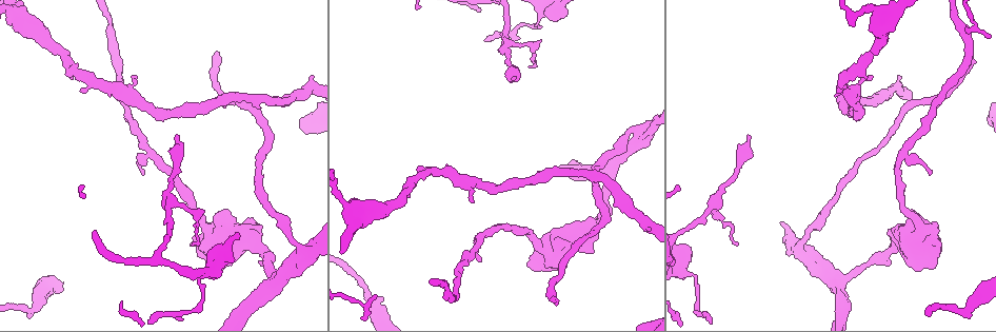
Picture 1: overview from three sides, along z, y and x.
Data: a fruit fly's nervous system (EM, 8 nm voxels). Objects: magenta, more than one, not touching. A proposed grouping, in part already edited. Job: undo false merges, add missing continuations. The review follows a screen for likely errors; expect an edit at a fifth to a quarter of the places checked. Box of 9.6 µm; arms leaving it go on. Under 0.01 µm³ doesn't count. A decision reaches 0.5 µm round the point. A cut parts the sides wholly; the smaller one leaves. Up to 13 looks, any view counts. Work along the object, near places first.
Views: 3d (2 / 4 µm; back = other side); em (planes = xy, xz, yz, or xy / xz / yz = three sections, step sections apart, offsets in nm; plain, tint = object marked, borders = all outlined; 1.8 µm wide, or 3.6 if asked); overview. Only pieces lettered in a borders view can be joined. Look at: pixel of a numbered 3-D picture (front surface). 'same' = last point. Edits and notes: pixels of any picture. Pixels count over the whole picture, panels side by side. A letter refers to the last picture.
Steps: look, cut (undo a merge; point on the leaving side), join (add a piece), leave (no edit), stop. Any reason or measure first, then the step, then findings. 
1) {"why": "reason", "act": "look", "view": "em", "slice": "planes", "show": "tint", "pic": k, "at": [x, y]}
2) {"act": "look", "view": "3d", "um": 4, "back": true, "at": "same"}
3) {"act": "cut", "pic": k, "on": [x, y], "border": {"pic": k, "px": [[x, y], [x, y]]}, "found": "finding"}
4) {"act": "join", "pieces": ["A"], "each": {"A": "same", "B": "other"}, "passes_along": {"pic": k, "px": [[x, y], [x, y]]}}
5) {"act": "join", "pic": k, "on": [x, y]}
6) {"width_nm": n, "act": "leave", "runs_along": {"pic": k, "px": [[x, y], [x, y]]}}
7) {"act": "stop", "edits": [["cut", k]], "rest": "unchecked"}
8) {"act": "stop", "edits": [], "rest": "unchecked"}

{"why": "a fork", "act": "look", "view": "em", "slice": "planes", "show": "borders", "pic": 1, "at": [509, 42]}

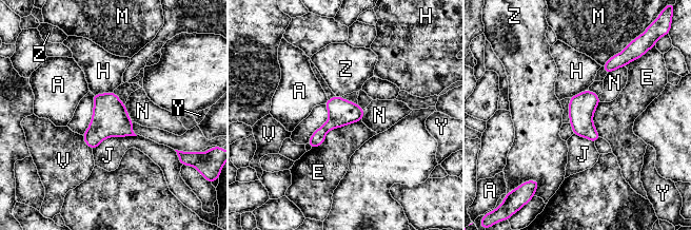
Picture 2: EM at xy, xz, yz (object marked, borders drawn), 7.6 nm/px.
{"act": "leave", "each": {"A": "other", "E": "other", "H": "other", "J": "other", "M": "other", "N": "other", "V": "other", "Y": "other", "Z": "other"}, "border": {"pic": 2, "px": [[361, 119], [331, 129], [312, 148]]}, "found": "one neuron here"}

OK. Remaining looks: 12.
{"why": "free end", "act": "look", "view": "3d", "um": 2, "pic": 1, "at": [749, 135]}

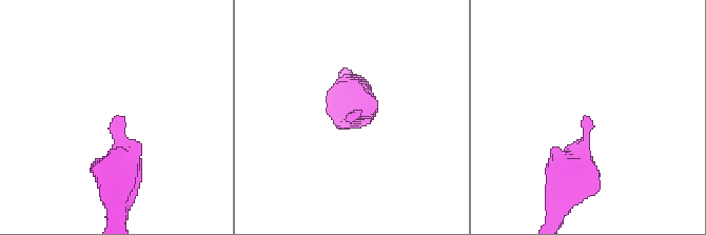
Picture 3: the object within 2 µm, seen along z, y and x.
{"why": "now the EM", "act": "look", "view": "em", "slice": "xy", "step": 8, "show": "tint", "pic": 3, "at": [355, 115]}

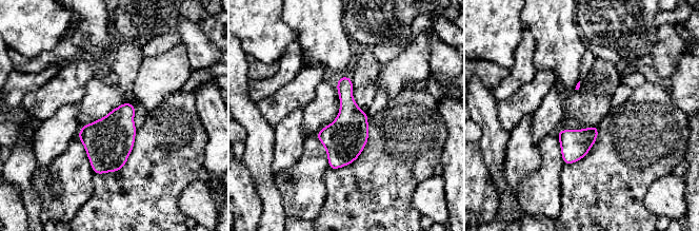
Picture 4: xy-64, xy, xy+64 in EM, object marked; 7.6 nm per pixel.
{"why": "cut it another way", "act": "look", "view": "em", "slice": "planes", "show": "borders", "at": "same"}

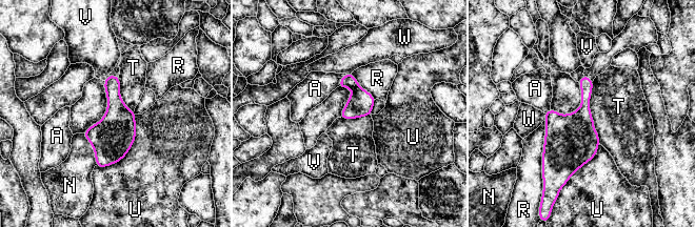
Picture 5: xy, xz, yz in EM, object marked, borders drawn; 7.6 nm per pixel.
{"act": "leave", "each": {"A": "other", "N": "other", "R": "other", "T": "other", "U": "other", "V": "other", "W": "other"}, "border": {"pic": 5, "px": [[590, 95], [590, 112], [599, 143]]}, "found": "no lettered piece goes on from it"}

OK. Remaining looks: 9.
{"why": "three arms meet", "act": "look", "view": "3d", "um": 4, "pic": 1, "at": [876, 11]}

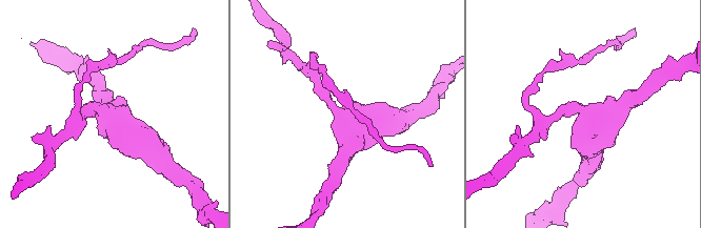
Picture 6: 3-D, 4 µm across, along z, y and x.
{"why": "now the EM", "act": "look", "view": "em", "um": 3.6, "slice": "planes", "show": "borders", "pic": 6, "at": [108, 112]}

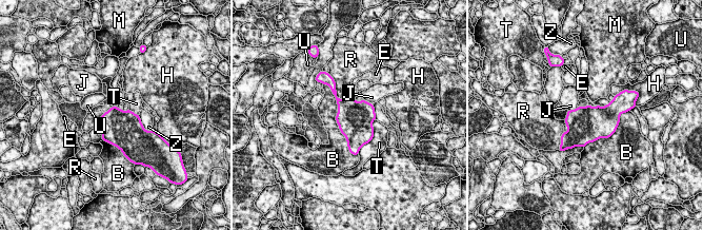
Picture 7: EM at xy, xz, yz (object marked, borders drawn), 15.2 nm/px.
{"width_nm": 500, "act": "leave", "each": {"B": "other", "E": "other", "H": "other", "J": "other", "M": "other", "R": "other", "T": "other", "U": "other", "Z": "other"}, "border": {"pic": 7, "px": [[329, 87], [336, 122], [352, 153]]}, "found": "all the same neuron"}

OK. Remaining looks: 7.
{"why": "tapers out", "act": "look", "view": "3d", "um": 4, "pic": 1, "at": [554, 303]}

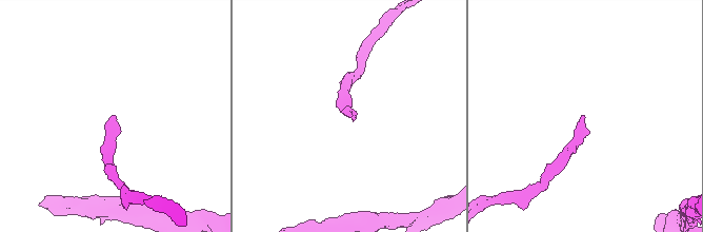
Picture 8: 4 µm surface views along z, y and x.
{"act": "look", "view": "em", "slice": "xy", "step": 16, "show": "tint", "pic": 8, "at": [583, 116]}

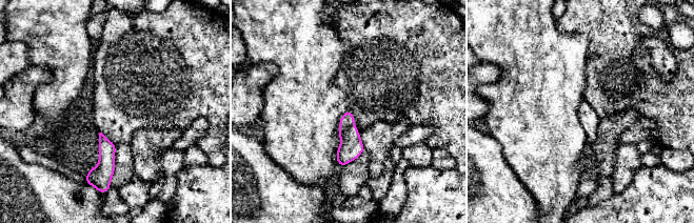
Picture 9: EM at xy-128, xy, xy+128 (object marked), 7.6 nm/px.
{"act": "look", "view": "em", "slice": "planes", "show": "borders", "at": "same"}

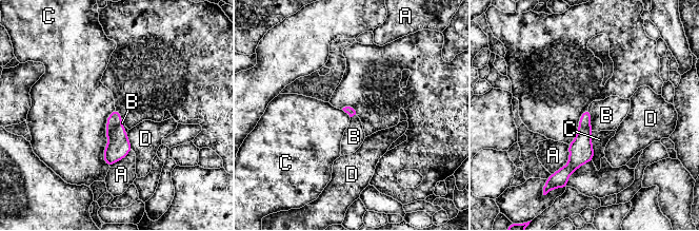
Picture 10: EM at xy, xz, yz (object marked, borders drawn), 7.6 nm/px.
{"longest_contact_nm": ["C", 460], "act": "join", "pic": 10, "on": [606, 115], "each": {"A": "other", "B": "same", "C": "other", "D": "other"}, "passes_along": {"pic": 10, "px": [[581, 151], [590, 119], [606, 115]]}, "found": "it goes on there"}

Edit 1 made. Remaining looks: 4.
{"why": "three-way junction", "act": "look", "view": "3d", "um": 2, "pic": 1, "at": [841, 279]}

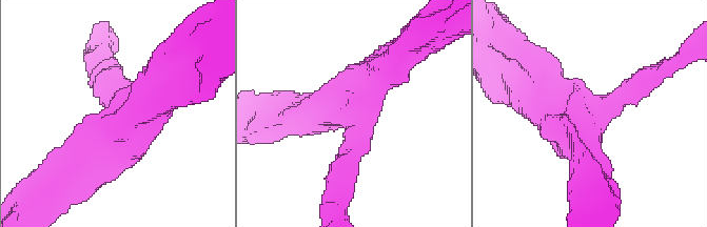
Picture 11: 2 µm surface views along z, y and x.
{"arms": 3, "why": "need the tissue", "act": "look", "view": "em", "slice": "planes", "show": "plain", "pic": 11, "at": [120, 110]}

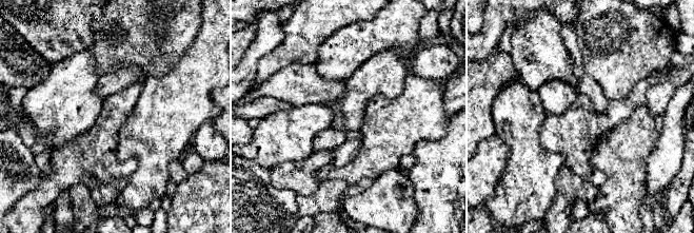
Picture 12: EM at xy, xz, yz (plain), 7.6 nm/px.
{"act": "look", "view": "em", "slice": "planes", "show": "borders", "at": "same"}

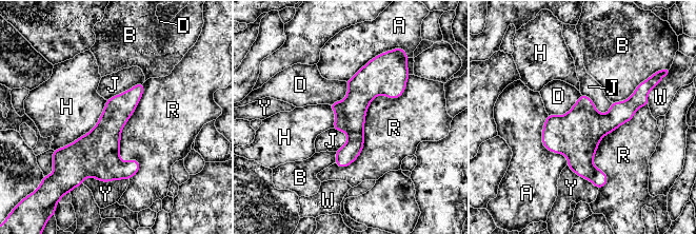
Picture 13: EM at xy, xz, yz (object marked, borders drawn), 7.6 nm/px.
{"act": "leave", "each": {"A": "other", "B": "other", "D": "other", "H": "other", "J": "other", "R": "other", "W": "other", "Y": "other"}, "border": {"pic": 13, "px": [[410, 75], [338, 168]]}, "found": "one neuron here"}

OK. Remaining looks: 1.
{"act": "stop", "edits": [["join", 10]], "rest": "unchecked"}

